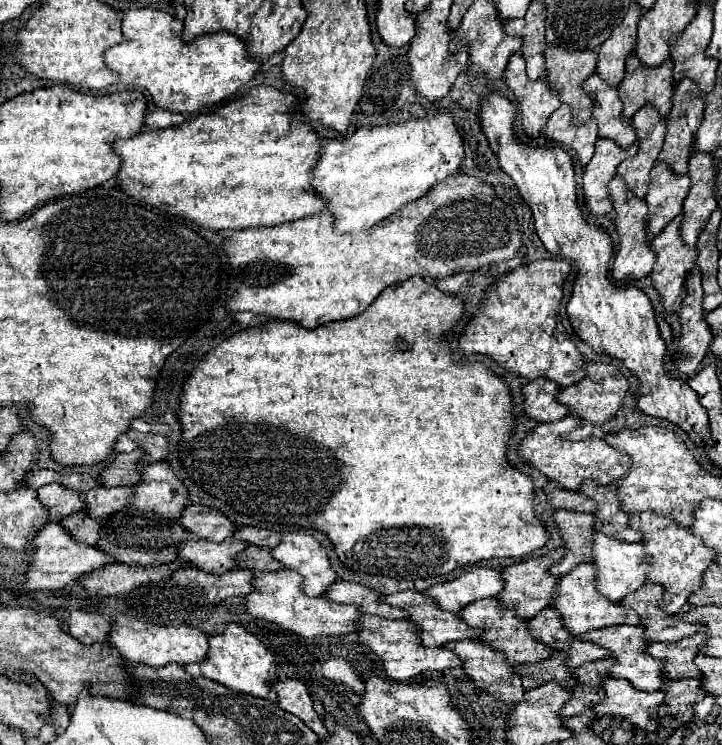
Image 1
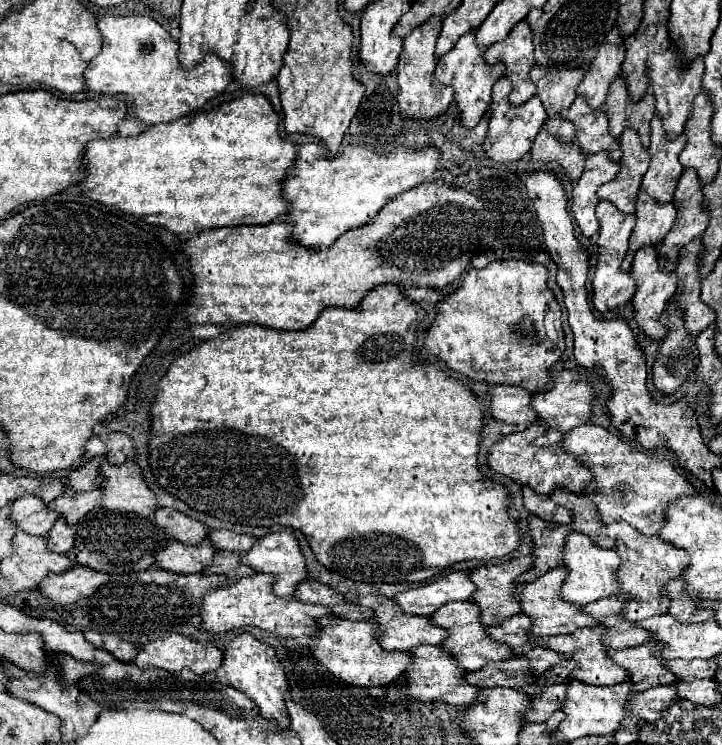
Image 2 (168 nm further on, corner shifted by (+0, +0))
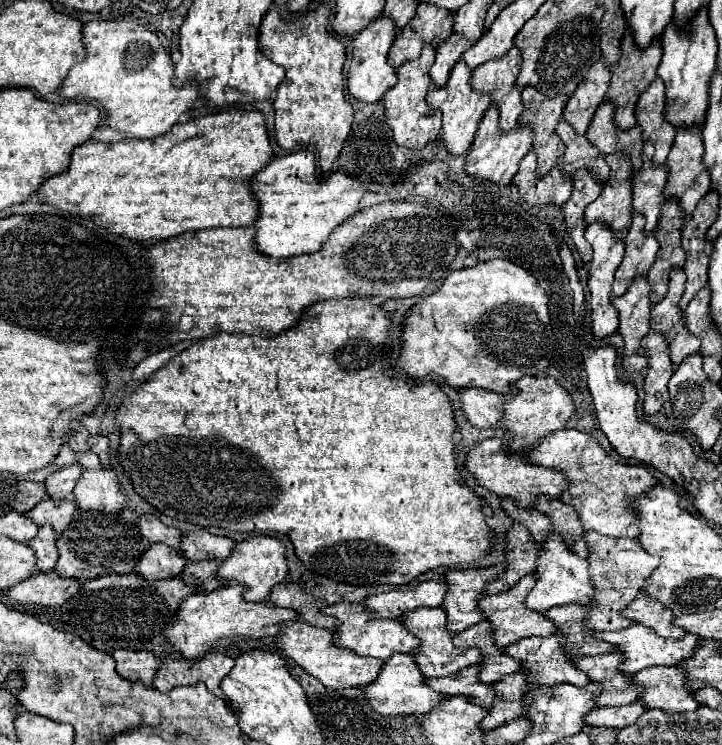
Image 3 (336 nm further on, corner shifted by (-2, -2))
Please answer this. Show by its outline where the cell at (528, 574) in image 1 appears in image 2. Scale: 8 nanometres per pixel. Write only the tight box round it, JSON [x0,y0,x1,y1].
[470,556,534,626]

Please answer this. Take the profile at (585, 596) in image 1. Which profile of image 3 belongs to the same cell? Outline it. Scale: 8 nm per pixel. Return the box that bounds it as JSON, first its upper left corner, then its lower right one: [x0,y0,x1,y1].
[478,574,554,648]

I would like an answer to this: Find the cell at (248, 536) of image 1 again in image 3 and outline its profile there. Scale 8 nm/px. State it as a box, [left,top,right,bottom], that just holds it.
[180,530,234,562]

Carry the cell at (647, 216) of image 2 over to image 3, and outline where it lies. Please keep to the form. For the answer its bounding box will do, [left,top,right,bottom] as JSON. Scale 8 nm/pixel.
[612,214,658,296]

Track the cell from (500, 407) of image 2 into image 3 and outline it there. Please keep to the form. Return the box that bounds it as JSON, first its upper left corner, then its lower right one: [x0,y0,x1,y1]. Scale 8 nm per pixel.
[460,388,502,428]

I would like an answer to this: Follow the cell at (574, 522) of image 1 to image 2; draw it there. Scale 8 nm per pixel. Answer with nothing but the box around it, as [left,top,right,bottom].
[520,516,572,582]

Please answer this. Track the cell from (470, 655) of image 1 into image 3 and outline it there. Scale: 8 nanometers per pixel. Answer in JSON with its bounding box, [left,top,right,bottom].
[362,654,444,716]

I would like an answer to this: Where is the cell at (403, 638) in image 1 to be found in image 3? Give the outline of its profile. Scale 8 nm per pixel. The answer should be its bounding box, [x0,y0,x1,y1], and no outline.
[276,620,382,688]

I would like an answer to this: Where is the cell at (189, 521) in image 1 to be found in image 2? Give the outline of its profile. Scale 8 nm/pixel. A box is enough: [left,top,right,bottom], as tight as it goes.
[156,508,210,544]

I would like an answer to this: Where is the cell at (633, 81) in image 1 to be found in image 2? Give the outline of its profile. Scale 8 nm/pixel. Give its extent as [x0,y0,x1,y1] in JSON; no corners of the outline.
[604,78,656,144]

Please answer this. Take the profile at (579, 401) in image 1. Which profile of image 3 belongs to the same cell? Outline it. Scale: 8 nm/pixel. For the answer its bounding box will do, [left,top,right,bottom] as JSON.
[500,376,574,451]

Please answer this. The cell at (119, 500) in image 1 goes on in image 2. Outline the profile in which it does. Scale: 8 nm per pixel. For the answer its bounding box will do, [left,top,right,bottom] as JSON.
[48,488,104,524]

